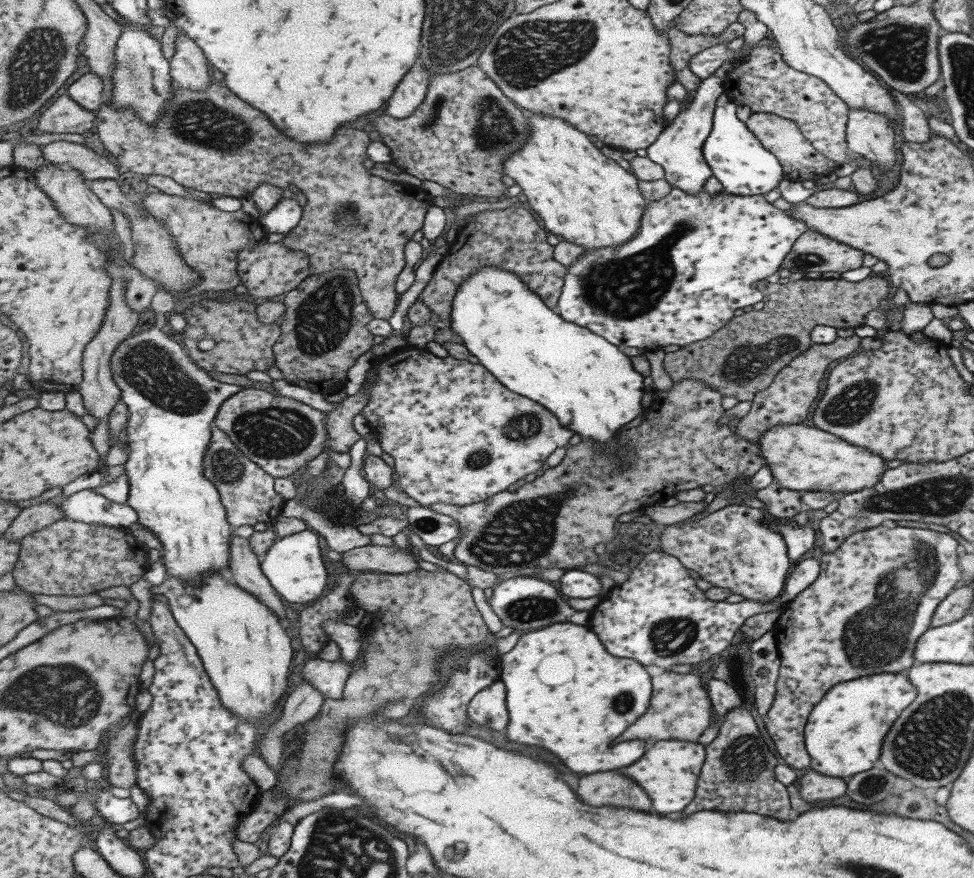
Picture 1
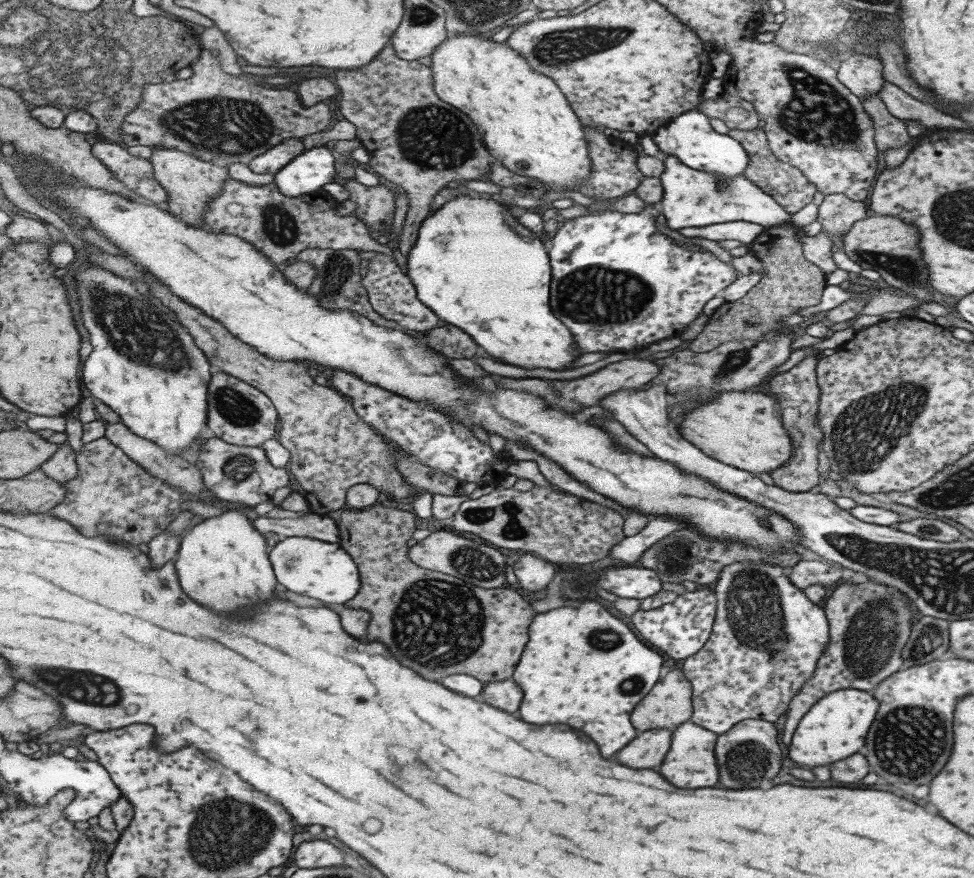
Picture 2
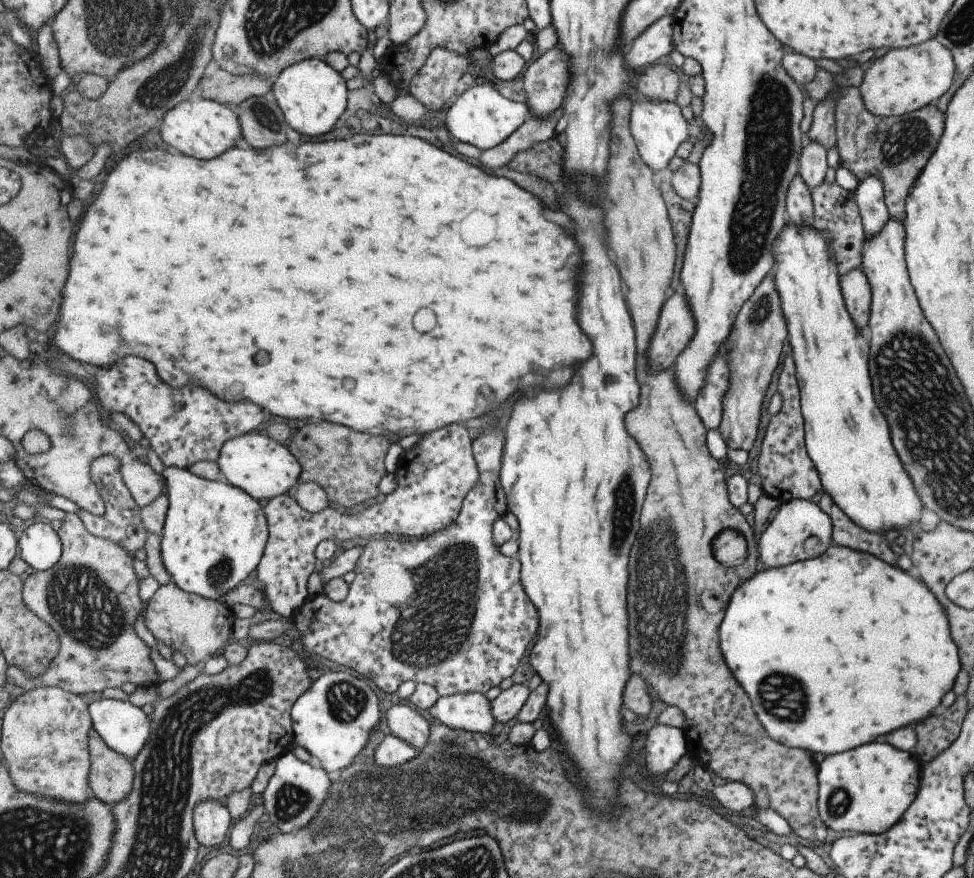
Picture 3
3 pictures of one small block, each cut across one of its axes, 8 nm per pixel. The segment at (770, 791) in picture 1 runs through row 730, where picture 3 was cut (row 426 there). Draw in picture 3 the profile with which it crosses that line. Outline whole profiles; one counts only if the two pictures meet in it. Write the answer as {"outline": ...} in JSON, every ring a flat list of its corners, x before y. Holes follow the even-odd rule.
{"outline":[[773,270,763,278,763,282,757,286,757,290,749,296,749,300,741,306,737,320,733,324,733,332,729,336,727,352,727,364,729,364,729,390,723,396,721,402,721,422,715,428,729,450,745,450,749,452,755,434,759,428,759,416,761,416,761,404,763,396,769,390,769,380,773,376,773,370,779,364,779,354,783,348,783,340,787,336,783,316,779,310,779,298,775,292,775,280]]}

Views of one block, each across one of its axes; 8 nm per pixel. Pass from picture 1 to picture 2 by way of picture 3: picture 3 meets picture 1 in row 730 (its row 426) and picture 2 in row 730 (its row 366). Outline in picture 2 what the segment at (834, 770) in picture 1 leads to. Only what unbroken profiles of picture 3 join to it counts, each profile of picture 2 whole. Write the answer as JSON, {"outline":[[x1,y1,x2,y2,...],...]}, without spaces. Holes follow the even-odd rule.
{"outline":[[855,688,829,692,827,696,819,698,809,708,809,712,805,712,805,716,799,720,797,730,793,732,791,738,789,758,801,766,813,768,855,754,865,742,865,734,873,722,875,712,877,712,877,700,867,692,859,692]]}

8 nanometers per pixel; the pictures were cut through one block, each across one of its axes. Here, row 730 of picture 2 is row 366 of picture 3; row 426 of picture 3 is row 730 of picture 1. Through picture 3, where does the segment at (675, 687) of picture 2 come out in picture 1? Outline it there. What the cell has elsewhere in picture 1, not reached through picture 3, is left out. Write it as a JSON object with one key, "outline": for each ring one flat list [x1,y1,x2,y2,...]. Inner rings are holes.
{"outline":[[663,672,651,678,651,702,645,710,643,718,639,718,633,728,625,730,625,740,643,740,645,744,655,744,659,740,683,740,683,742,697,742,699,736,711,724,711,700,707,690,703,688,697,676,689,674,675,674]]}

